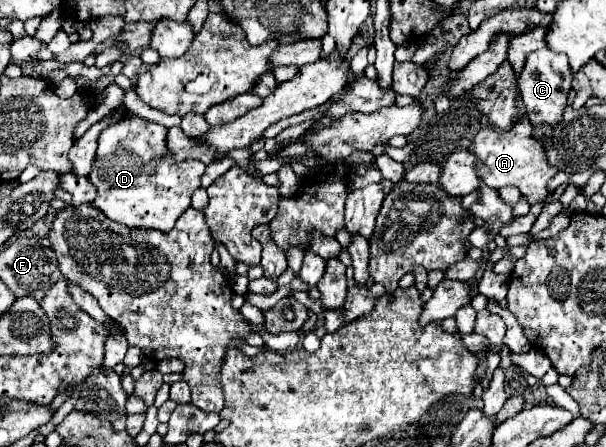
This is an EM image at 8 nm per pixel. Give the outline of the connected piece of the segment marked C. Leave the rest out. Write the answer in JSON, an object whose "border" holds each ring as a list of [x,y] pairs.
{"border":[[[550,48],[532,52],[526,58],[522,74],[518,76],[518,88],[532,126],[538,130],[542,130],[544,126],[554,130],[558,124],[562,124],[562,114],[568,108],[568,94],[572,90],[572,70],[568,66],[568,58],[564,54],[552,52]]]}

